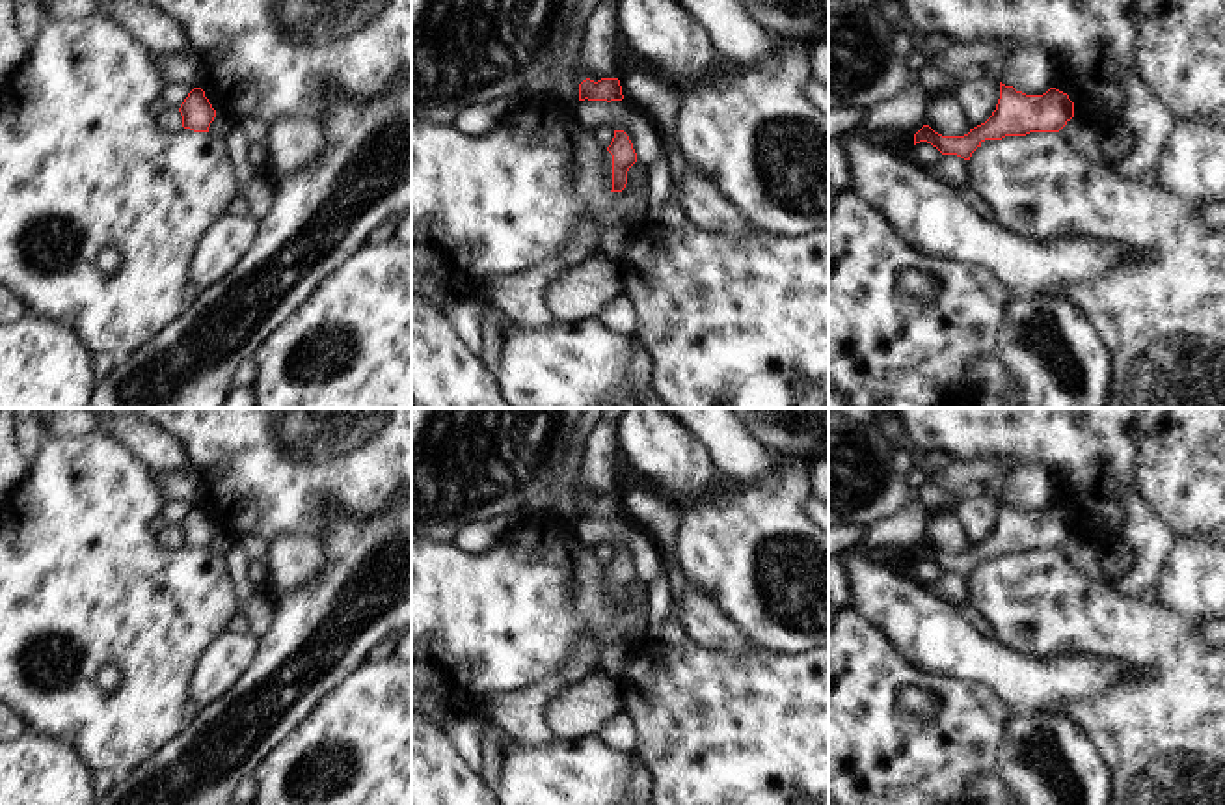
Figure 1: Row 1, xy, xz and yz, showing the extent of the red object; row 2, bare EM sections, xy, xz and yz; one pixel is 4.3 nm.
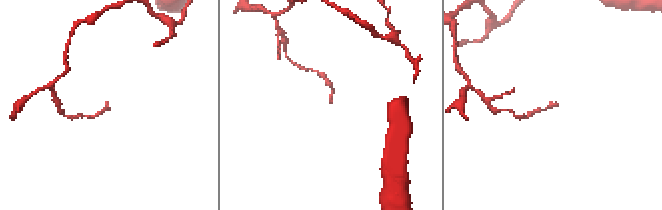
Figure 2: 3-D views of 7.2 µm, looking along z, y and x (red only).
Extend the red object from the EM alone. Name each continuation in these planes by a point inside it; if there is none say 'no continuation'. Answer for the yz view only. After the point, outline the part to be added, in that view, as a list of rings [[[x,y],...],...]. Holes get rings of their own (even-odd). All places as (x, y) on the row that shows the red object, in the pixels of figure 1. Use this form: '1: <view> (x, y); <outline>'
no continuation

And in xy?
no continuation

